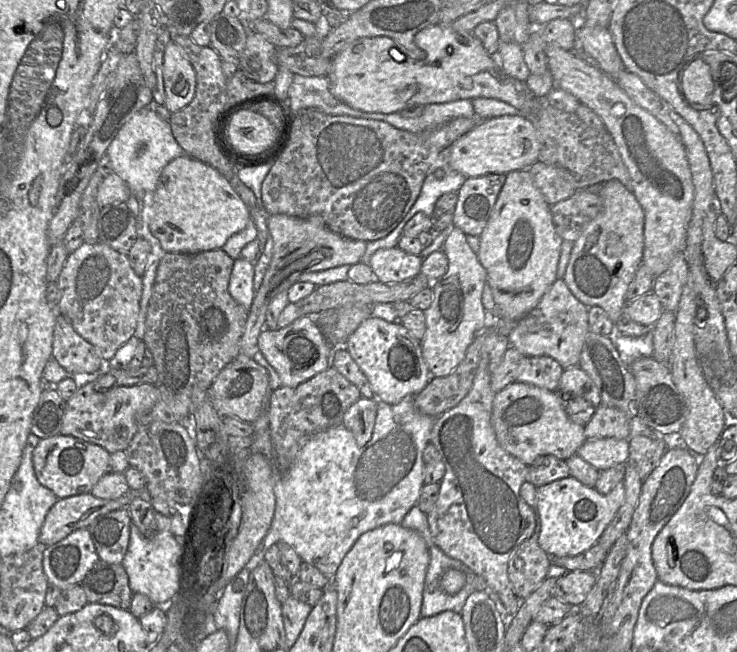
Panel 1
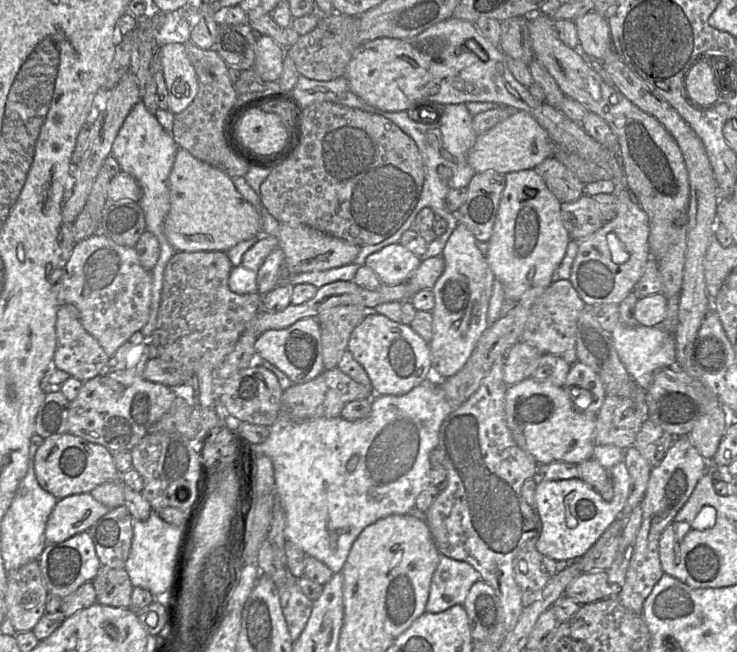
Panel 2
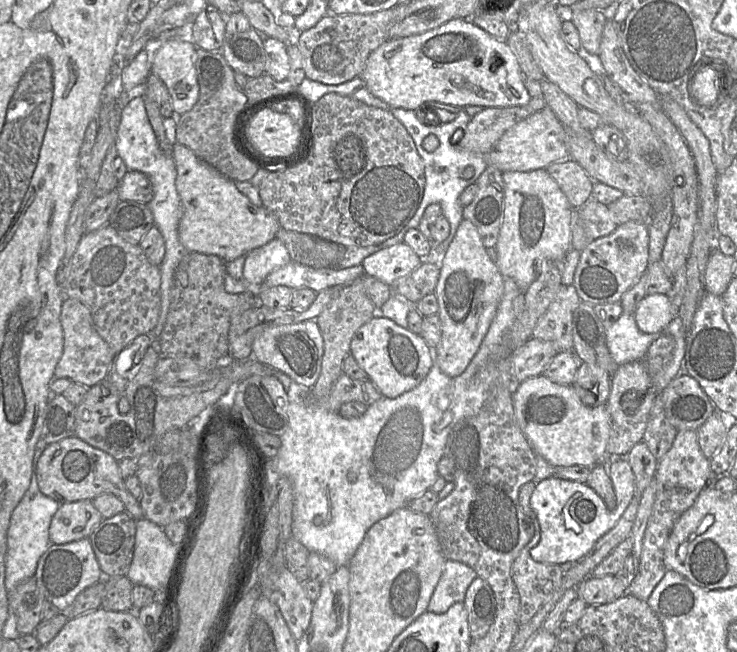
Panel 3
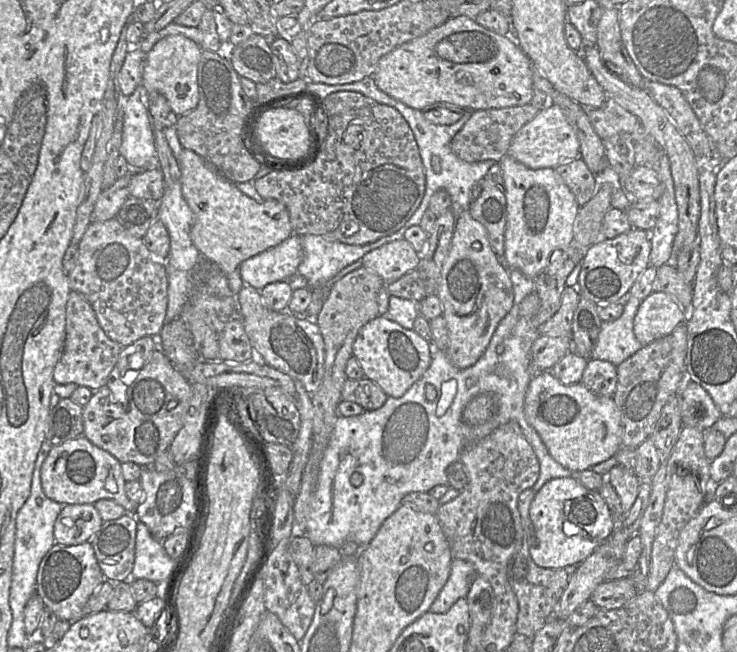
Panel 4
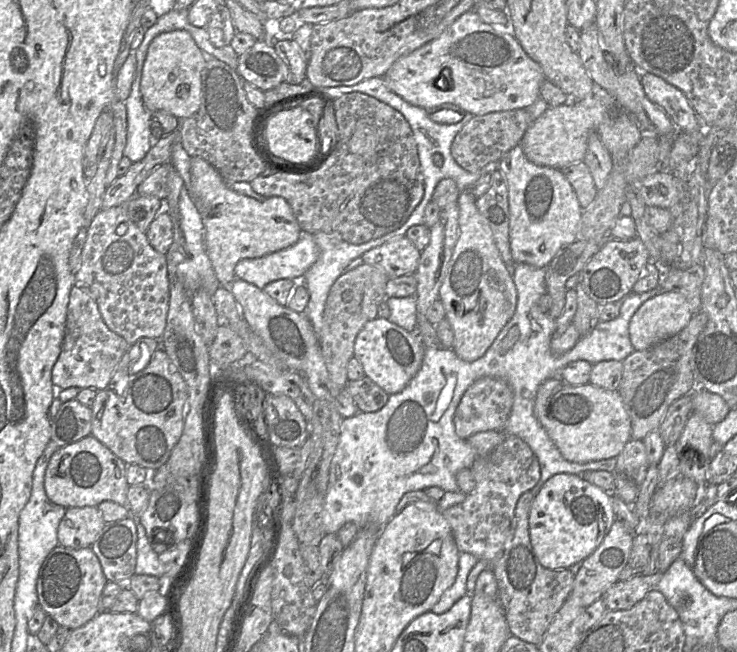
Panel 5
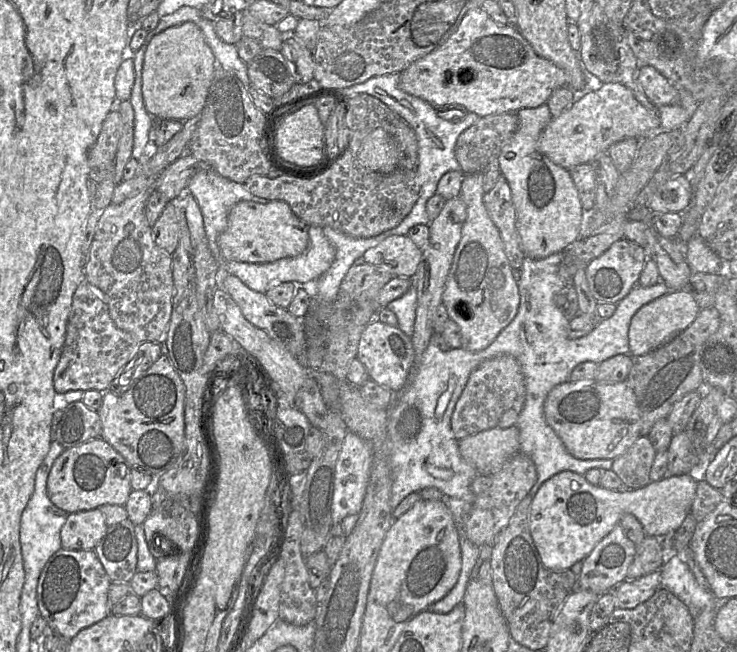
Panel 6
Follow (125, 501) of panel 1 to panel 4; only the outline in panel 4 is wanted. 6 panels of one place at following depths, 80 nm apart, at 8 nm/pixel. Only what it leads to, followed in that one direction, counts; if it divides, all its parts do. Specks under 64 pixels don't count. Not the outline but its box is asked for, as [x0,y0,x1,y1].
[54,504,102,546]

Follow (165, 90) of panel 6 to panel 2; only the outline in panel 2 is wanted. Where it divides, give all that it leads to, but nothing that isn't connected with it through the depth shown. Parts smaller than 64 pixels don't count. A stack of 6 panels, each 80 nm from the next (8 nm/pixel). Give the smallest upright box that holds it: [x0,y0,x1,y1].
[159,43,198,111]

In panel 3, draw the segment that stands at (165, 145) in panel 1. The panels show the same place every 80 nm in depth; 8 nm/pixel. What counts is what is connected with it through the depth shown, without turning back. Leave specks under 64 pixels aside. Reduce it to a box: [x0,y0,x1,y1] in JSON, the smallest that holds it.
[115,93,189,341]

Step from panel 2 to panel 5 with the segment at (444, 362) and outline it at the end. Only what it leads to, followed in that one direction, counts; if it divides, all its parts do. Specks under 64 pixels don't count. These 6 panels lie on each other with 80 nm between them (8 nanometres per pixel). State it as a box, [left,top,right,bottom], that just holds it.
[439,189,517,362]

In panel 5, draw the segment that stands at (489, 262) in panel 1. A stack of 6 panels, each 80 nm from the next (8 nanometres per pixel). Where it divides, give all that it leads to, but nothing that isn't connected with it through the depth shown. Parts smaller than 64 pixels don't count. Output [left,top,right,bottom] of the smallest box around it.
[498,145,582,268]

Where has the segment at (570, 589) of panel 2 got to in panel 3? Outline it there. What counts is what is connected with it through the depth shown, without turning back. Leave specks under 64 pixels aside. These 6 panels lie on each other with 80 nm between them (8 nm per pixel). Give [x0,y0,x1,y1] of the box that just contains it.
[577,576,625,605]

